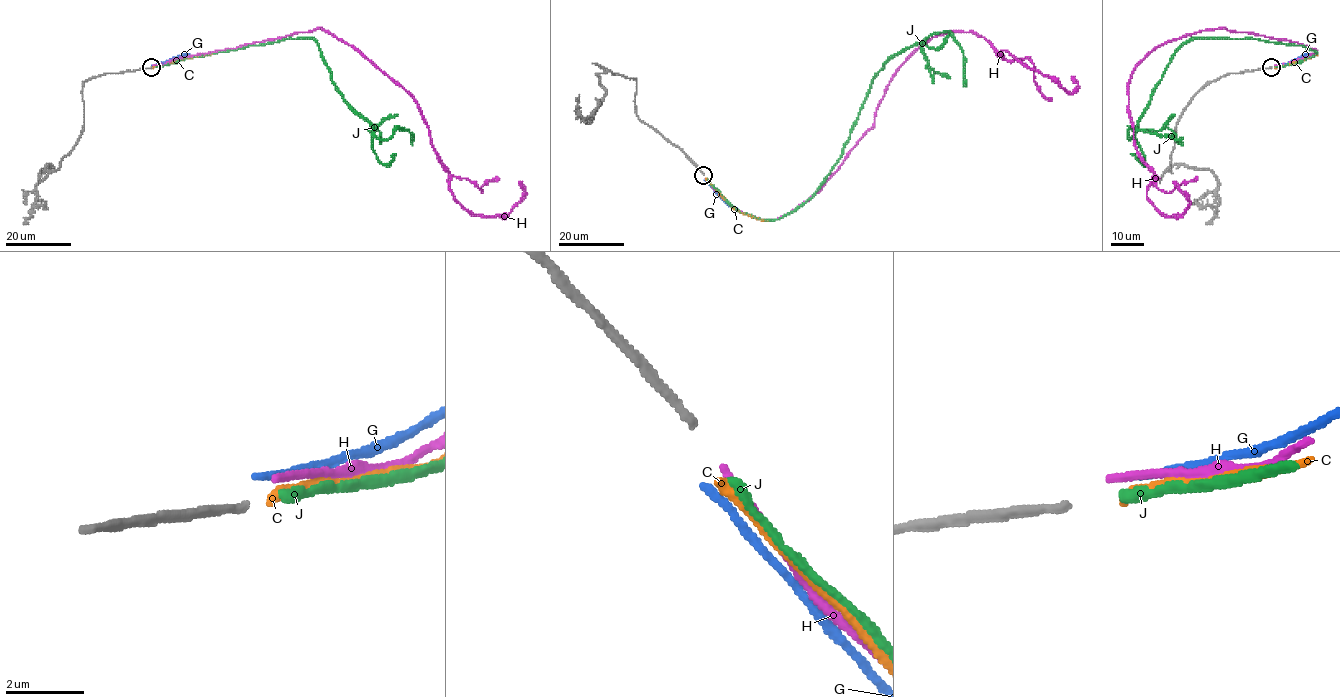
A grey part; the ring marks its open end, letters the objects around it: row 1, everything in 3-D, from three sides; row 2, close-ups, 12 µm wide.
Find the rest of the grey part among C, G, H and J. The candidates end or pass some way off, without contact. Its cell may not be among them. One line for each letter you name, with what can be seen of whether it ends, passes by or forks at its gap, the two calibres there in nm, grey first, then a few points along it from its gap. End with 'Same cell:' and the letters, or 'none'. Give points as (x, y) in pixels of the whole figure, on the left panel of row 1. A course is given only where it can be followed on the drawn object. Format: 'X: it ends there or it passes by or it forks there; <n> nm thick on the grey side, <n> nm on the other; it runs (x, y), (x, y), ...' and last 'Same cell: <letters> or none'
J: it ends there; 200 nm thick on the grey side, 300 nm on the other; it runs (154, 67), (287, 38), (312, 38), (341, 96), (371, 131), (389, 138), (403, 128), (412, 144)
Same cell: J

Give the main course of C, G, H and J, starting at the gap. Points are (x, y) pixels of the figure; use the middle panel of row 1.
C: (706, 178), (733, 207), (767, 221)
G: (704, 179), (727, 203), (742, 212)
H: (706, 178), (746, 214), (793, 211), (872, 127), (895, 71), (949, 32), (973, 32), (1071, 93), (1072, 76)
J: (707, 178), (739, 211), (782, 218), (839, 157), (873, 78), (894, 55), (948, 32), (963, 53), (964, 87)

